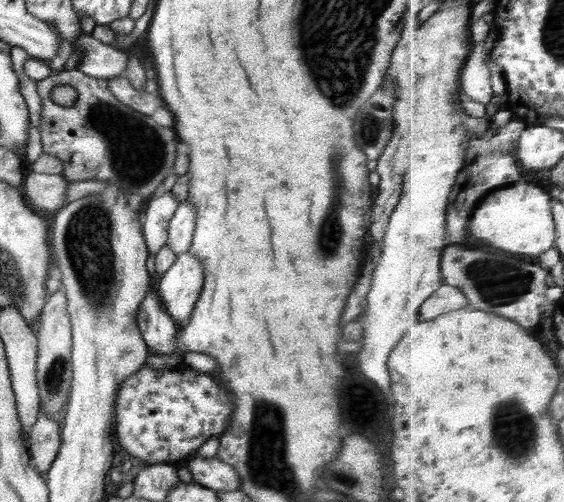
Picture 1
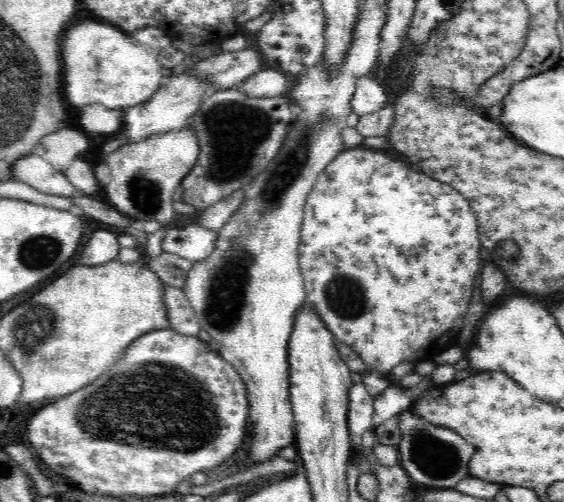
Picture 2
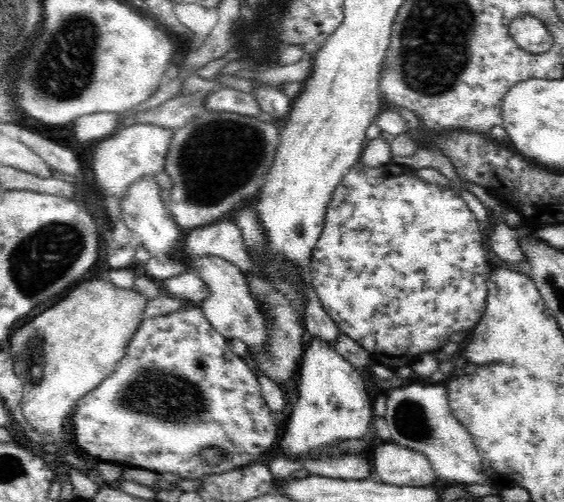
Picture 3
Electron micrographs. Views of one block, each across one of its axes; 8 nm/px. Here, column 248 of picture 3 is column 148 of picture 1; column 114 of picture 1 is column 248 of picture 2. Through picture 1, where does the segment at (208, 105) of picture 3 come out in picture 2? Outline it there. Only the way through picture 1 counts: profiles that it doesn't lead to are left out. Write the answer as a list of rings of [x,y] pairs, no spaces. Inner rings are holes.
[[[263,68],[238,85],[246,96],[274,97],[286,96],[292,88],[282,71]]]

